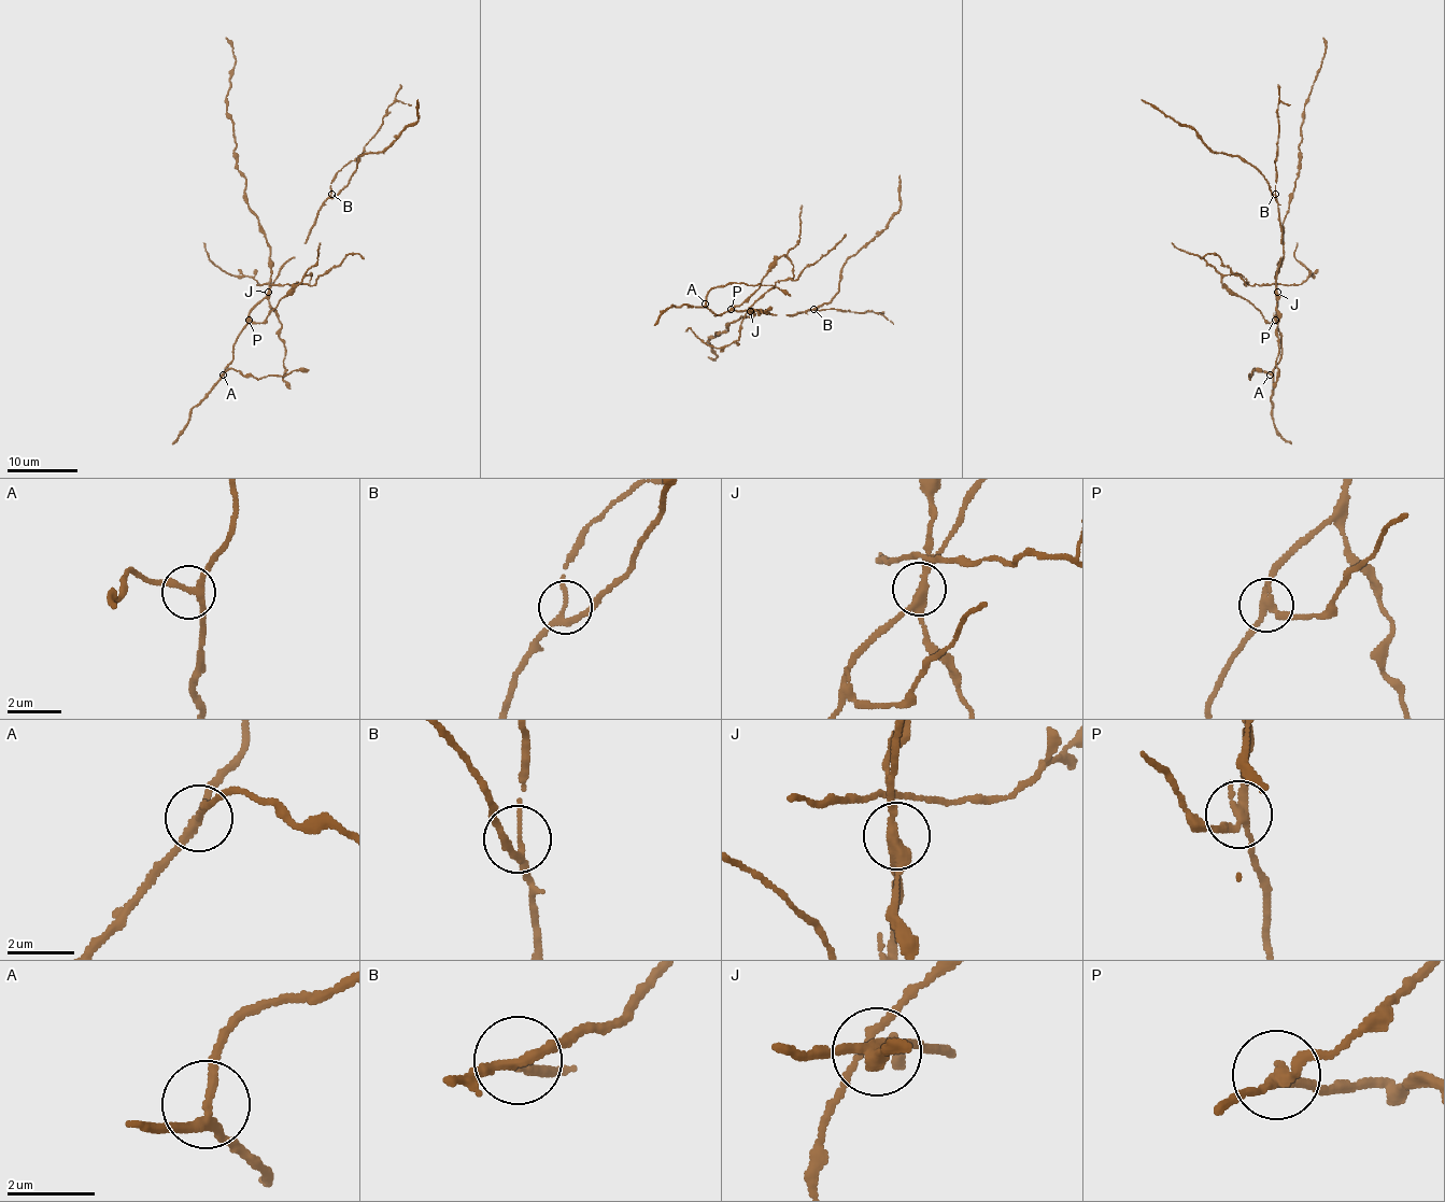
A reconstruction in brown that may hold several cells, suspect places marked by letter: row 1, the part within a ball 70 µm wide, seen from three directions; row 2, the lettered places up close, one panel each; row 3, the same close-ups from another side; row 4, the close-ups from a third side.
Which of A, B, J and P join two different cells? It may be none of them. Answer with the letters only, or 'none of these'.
J, P

